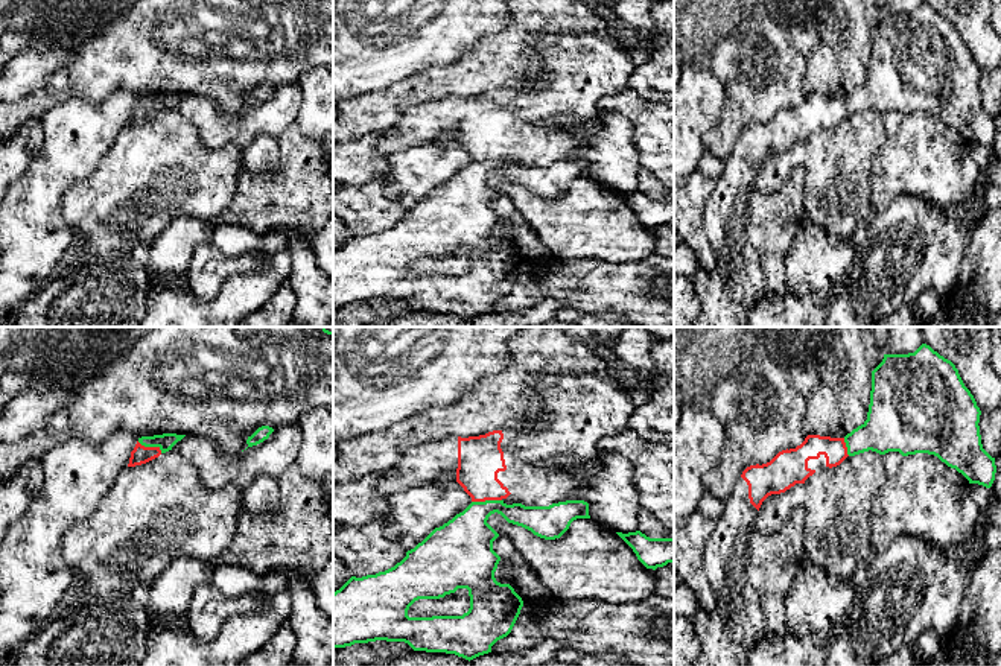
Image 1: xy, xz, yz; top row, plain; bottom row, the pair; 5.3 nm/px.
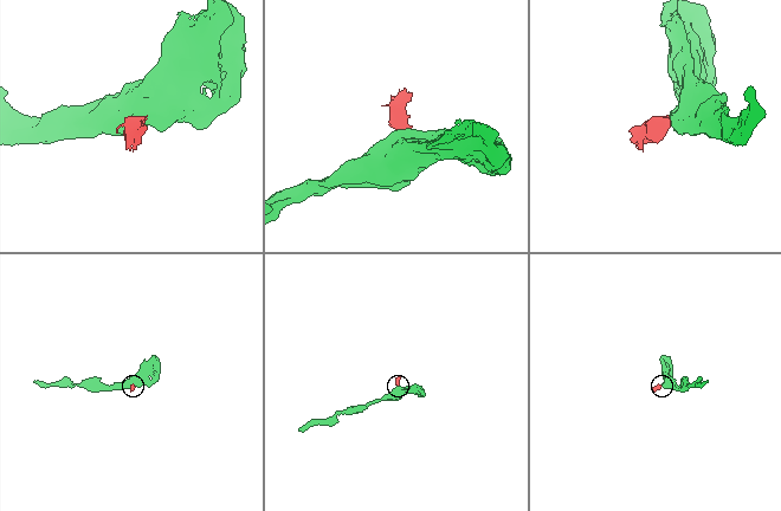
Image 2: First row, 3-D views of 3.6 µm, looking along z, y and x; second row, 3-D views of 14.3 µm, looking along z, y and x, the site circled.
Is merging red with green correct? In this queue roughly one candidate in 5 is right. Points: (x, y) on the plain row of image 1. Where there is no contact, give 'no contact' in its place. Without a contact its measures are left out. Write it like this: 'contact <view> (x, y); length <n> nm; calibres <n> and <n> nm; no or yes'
contact xz (486, 158); length 160 nm; calibres 240 and 280 nm; no

